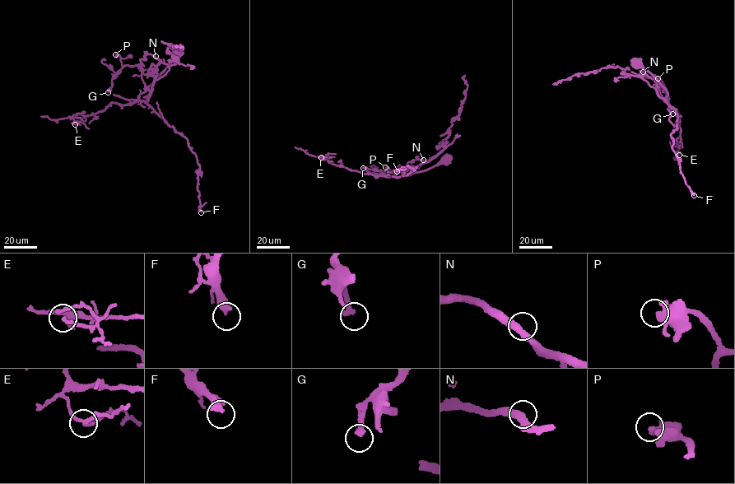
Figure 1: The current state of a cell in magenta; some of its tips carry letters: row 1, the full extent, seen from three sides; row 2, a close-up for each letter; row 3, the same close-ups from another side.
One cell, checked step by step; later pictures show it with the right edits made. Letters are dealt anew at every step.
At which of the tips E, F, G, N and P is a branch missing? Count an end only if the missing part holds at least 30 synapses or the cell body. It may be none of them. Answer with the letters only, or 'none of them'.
none of them

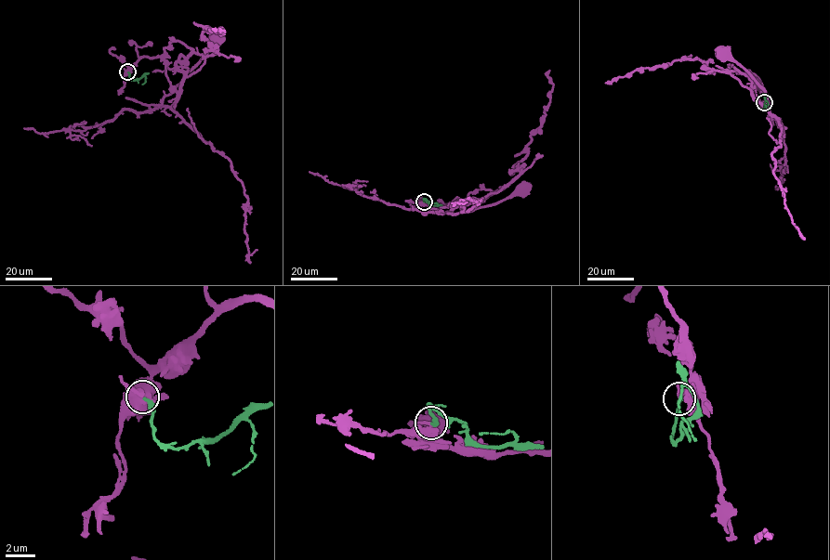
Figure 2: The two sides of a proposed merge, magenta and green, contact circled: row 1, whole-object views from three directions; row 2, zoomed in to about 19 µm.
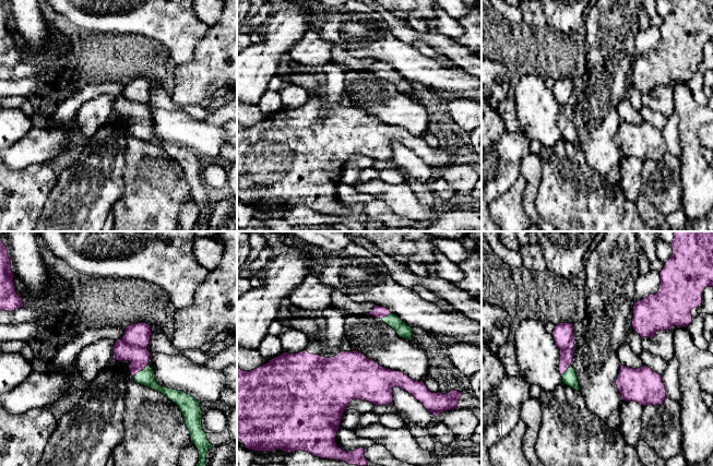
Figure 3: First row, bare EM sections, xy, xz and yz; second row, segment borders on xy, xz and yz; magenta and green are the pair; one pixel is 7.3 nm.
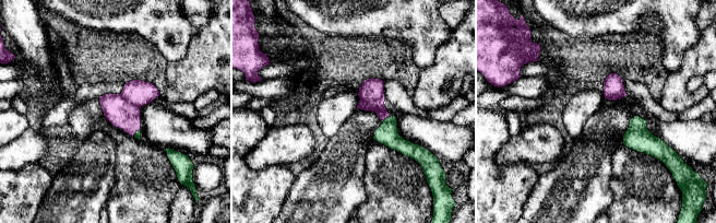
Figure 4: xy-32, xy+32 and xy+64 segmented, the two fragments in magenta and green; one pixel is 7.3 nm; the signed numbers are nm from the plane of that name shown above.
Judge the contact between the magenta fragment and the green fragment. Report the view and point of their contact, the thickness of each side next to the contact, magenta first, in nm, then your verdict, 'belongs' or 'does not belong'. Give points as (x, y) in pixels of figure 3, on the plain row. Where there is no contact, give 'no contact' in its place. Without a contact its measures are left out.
xy (140, 126) | 220/120 nm | belongs

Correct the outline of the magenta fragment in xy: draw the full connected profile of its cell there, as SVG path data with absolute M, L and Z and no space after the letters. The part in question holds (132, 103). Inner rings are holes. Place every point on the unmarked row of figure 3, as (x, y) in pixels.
M138 77L126 82L122 94L116 96L114 100L112 115L130 117L131 119L128 122L136 139L161 147L179 163L190 188L191 196L199 207L199 217L190 231L203 231L206 222L206 210L213 201L203 187L203 167L200 157L190 150L164 143L156 138L154 126L147 120L151 111L147 105L151 91L151 82L146 79Z

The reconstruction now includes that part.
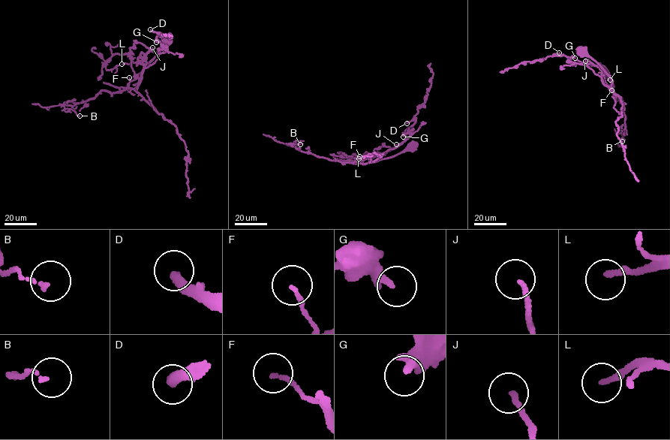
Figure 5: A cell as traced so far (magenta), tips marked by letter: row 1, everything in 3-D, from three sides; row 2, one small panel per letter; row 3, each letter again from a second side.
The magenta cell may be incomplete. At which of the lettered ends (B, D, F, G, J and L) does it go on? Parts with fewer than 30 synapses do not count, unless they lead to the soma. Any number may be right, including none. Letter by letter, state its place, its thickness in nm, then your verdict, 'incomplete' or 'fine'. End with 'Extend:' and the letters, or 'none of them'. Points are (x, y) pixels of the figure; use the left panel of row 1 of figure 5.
B: place (79, 116); calibre 130 nm; fine
D: place (150, 29); calibre 400 nm; incomplete
F: place (129, 77); calibre 140 nm; fine
G: place (156, 42); calibre 240 nm; fine
J: place (152, 47); calibre 180 nm; fine
L: place (121, 64); calibre 200 nm; fine
Extend: D

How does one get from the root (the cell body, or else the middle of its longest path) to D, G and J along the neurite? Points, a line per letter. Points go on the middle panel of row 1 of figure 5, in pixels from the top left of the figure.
D: (412, 146), (390, 158), (373, 161), (368, 158), (405, 141), (412, 132), (407, 129), (416, 120), (407, 123)
G: (412, 146), (390, 158), (373, 161), (368, 158), (374, 153), (395, 148), (412, 131), (403, 137)
J: (412, 146), (390, 158), (373, 161), (368, 158), (374, 153), (386, 152), (400, 145), (396, 144)

